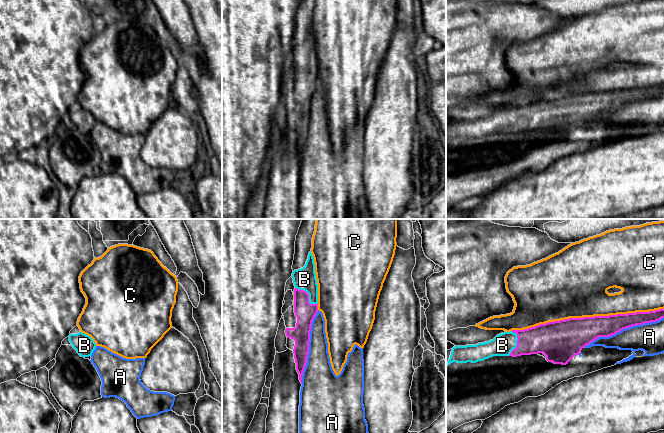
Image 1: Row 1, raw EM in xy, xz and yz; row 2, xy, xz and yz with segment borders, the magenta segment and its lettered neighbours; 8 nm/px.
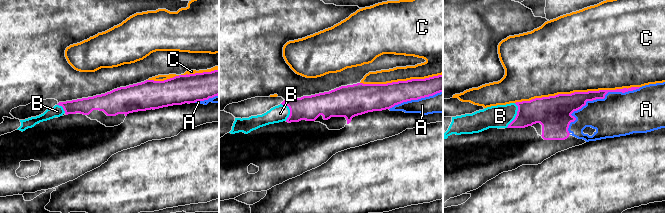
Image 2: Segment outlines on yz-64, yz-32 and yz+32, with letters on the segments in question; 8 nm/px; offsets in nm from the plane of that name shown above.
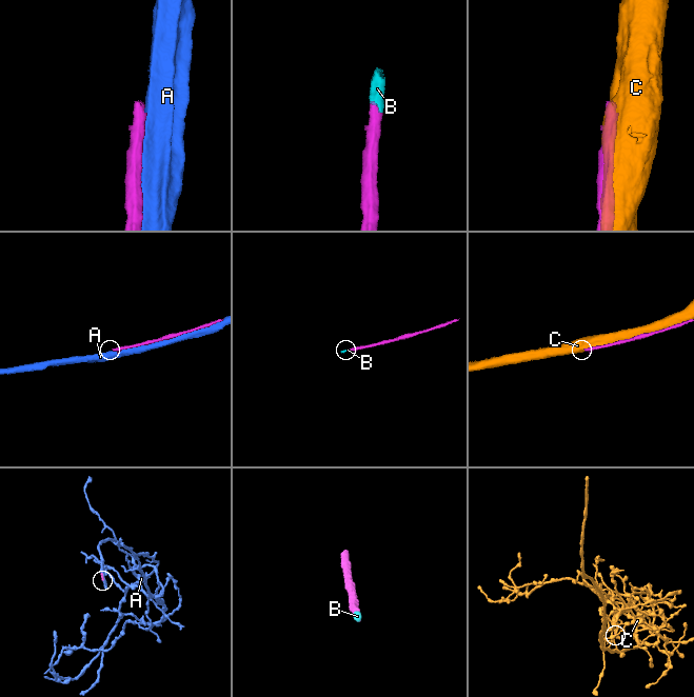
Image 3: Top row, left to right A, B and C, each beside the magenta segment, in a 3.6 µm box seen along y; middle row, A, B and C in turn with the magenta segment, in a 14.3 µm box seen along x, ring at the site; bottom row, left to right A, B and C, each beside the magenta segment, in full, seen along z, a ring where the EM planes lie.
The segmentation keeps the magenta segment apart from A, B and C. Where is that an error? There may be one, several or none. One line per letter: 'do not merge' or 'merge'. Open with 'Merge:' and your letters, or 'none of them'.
Merge: B
A: do not merge
B: merge
C: do not merge

